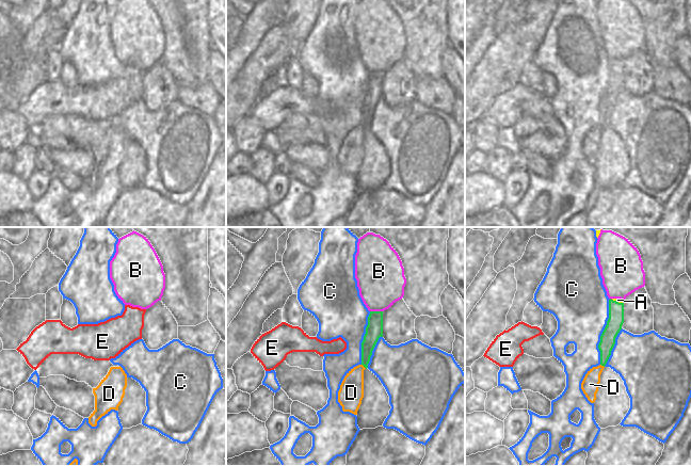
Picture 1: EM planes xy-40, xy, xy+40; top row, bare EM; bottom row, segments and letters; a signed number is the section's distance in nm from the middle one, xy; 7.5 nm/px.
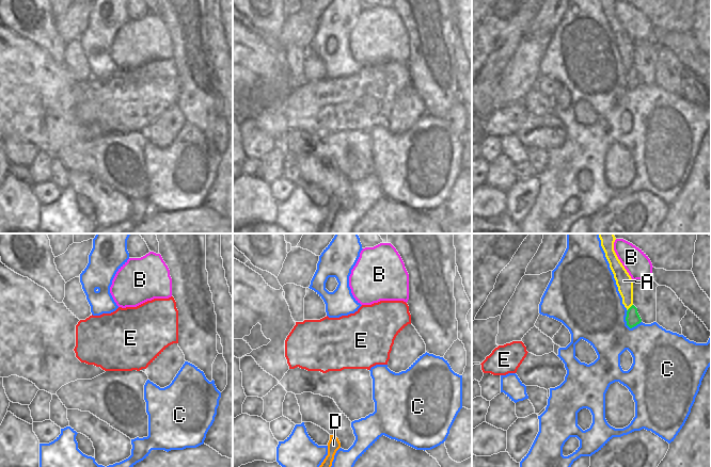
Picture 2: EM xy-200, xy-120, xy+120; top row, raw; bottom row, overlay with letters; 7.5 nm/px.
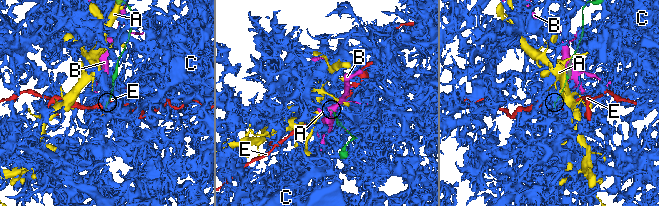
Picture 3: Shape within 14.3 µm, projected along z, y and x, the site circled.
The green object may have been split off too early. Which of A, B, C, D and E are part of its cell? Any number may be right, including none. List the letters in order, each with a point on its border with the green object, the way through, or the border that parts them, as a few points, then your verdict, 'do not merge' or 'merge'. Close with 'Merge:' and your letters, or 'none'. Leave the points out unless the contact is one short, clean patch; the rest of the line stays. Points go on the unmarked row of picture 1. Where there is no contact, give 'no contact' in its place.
A: xy+40 (617, 63) | along xy+40 (612, 60), (622, 64) | do not merge
B: xy (376, 73) | along xy (370, 71), (382, 73) | do not merge
C: xy+40 (603, 93) | do not merge
D: xy (364, 127) | across xy (372, 95), (367, 107), (364, 127), (356, 134), (351, 154) | merge
E: no contact | do not merge
Merge: D

